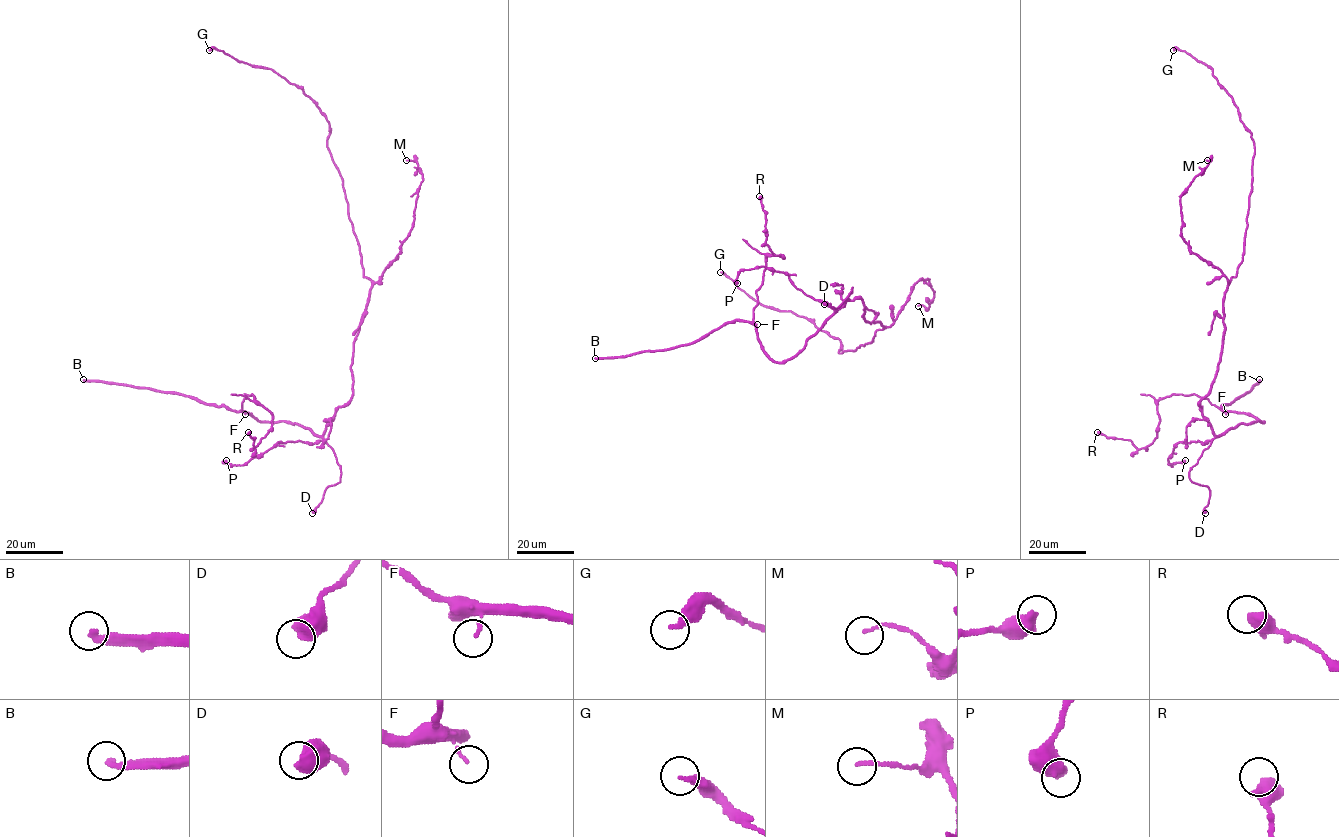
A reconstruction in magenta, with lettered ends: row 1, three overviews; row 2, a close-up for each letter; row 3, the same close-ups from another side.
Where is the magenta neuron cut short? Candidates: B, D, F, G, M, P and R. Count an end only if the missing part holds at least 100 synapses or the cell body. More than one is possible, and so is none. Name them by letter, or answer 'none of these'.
B

